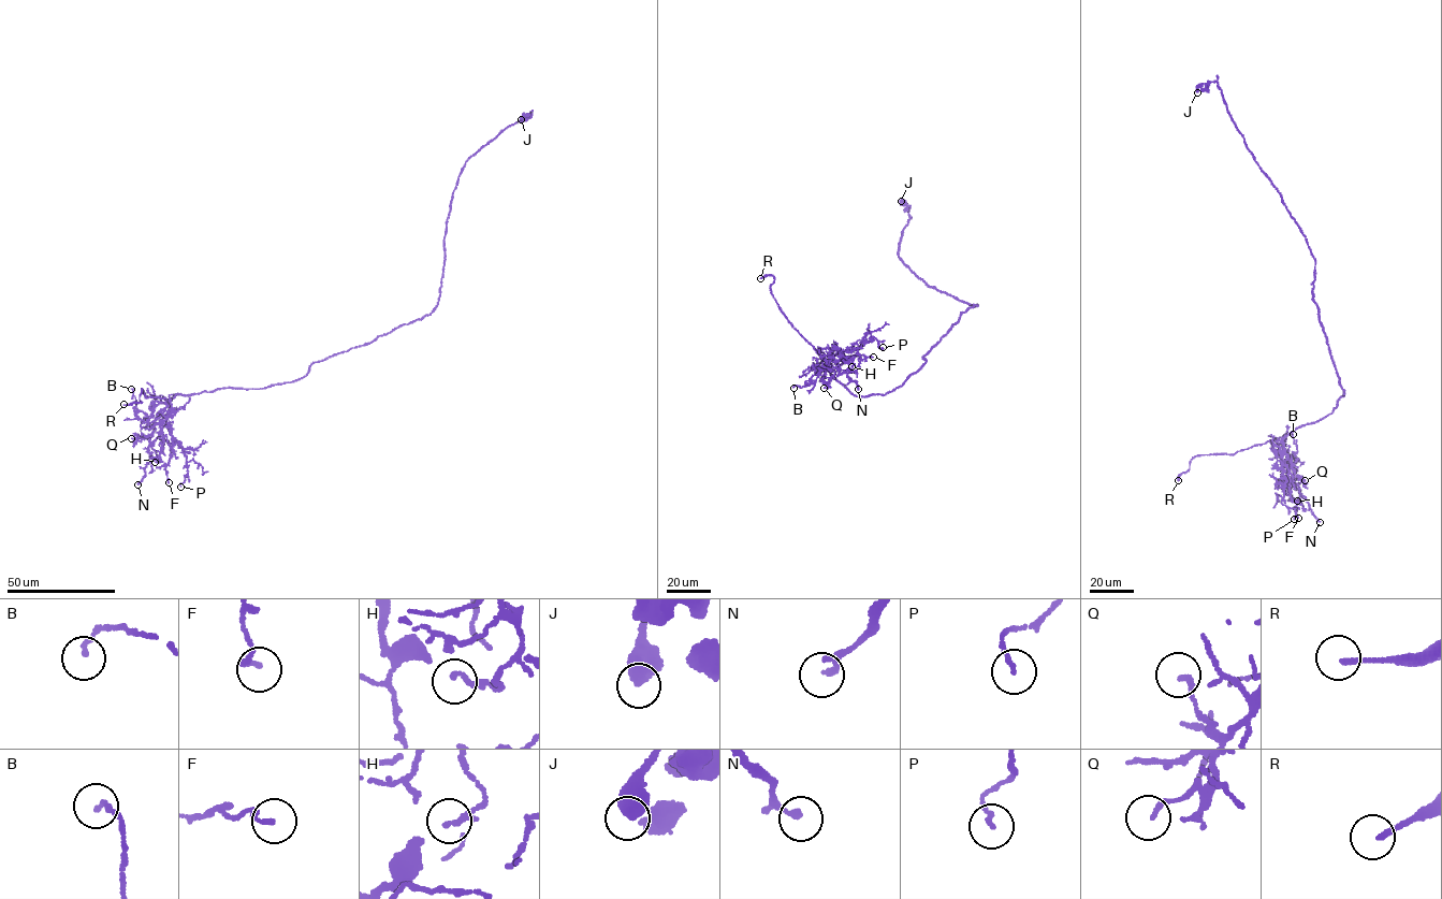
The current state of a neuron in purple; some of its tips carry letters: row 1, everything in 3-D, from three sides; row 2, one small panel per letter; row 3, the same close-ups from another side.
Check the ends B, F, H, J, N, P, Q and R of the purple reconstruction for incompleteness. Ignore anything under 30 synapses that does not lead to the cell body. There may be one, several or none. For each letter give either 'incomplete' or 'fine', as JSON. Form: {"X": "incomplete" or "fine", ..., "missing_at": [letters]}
{"B": "fine", "F": "fine", "H": "fine", "J": "fine", "N": "fine", "P": "fine", "Q": "fine", "R": "incomplete", "missing_at": ["R"]}

